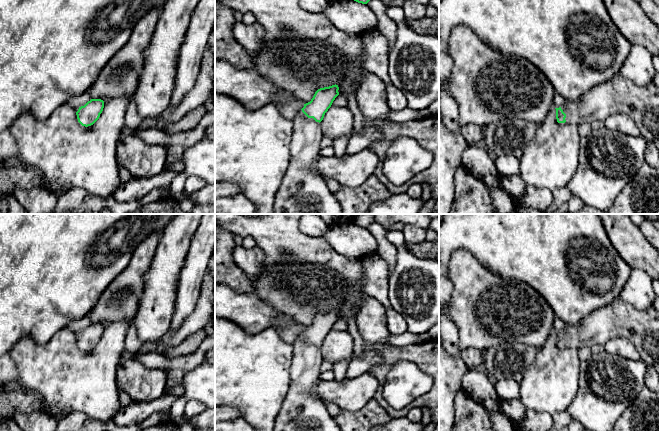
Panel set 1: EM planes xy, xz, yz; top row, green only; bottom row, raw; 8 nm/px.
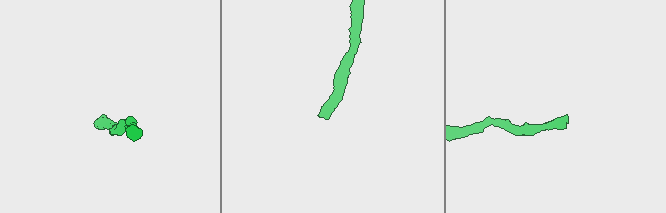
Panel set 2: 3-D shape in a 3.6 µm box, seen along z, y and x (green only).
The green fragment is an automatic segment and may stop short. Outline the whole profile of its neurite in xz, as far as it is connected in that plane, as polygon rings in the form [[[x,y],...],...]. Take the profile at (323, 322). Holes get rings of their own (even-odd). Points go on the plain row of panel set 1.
[[[338,309],[318,313],[293,343],[290,388],[273,431],[341,431],[314,388],[323,362],[320,346],[339,319]]]

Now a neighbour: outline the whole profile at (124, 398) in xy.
[[[117,384],[117,388],[118,388],[118,393],[119,393],[119,401],[121,403],[122,407],[125,407],[127,405],[129,405],[132,400],[131,397],[129,396],[129,394],[127,394],[125,391],[123,391]]]

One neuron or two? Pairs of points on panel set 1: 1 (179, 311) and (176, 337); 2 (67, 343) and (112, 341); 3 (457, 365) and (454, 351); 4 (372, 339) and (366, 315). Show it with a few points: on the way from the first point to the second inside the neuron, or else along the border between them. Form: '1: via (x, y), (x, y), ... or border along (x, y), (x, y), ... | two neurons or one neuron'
1: border along (192, 312), (175, 331), (169, 331) | two neurons
2: via (78, 354), (81, 357), (96, 357), (101, 352) | one neuron
3: border along (449, 353), (454, 357), (462, 358) | two neurons
4: via (372, 333), (371, 321) | one neuron

